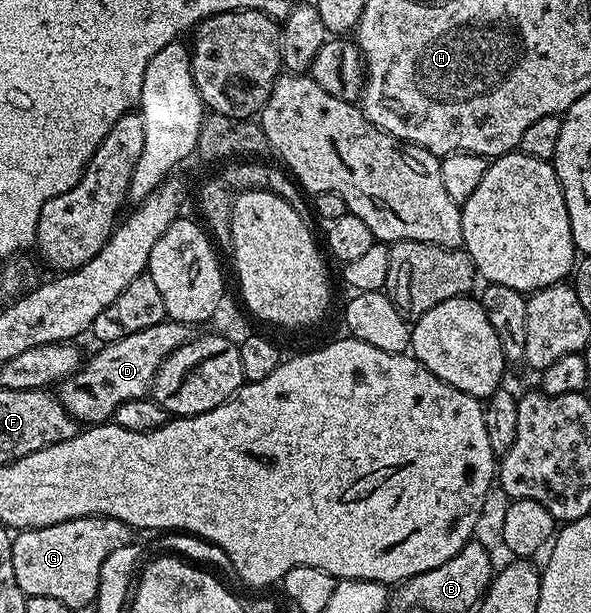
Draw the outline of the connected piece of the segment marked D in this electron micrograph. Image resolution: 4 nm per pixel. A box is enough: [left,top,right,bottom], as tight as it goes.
[59,321,193,424]

